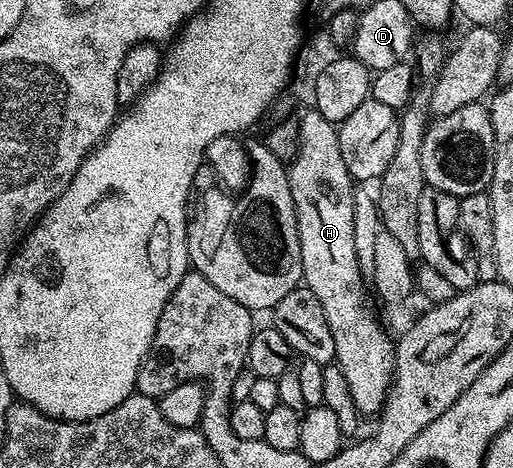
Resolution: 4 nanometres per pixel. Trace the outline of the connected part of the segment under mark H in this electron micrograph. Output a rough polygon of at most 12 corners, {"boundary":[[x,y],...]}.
{"boundary":[[302,110],[288,164],[301,278],[362,416],[395,343],[365,304],[355,181],[337,127]]}

